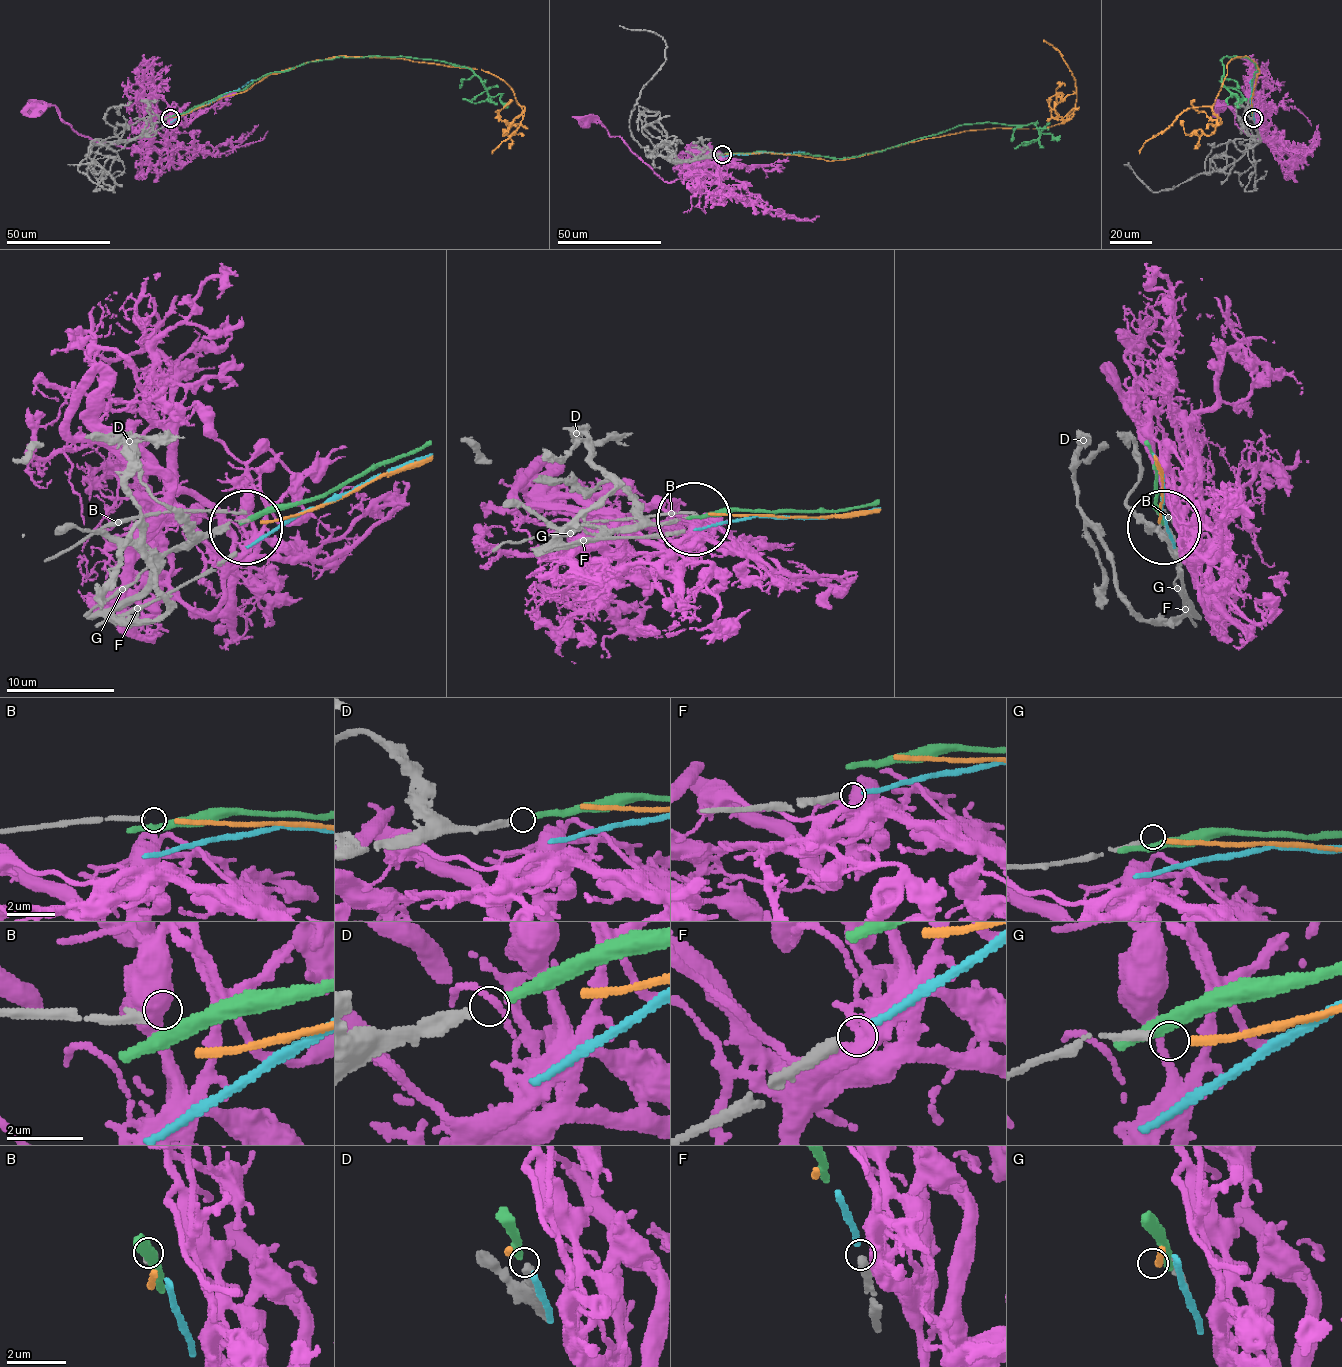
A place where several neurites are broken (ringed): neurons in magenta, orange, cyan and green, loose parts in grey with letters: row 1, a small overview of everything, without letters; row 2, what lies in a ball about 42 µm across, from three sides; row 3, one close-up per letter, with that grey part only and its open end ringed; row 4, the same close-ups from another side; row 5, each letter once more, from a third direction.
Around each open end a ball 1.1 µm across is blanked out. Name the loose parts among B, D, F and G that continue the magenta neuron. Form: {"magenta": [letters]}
{"magenta": []}

